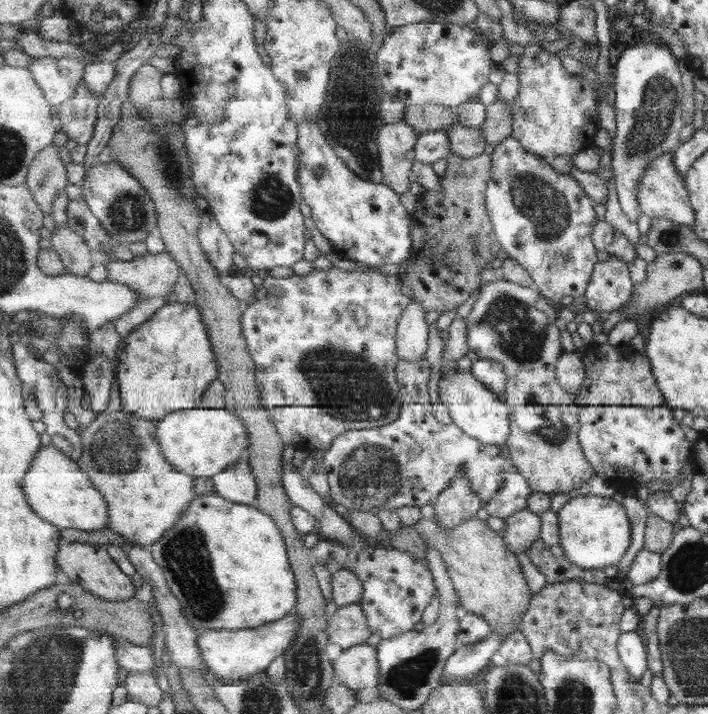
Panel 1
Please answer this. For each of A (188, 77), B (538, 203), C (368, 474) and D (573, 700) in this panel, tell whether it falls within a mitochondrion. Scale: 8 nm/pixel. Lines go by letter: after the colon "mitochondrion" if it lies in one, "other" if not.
A: other
B: mitochondrion
C: mitochondrion
D: mitochondrion

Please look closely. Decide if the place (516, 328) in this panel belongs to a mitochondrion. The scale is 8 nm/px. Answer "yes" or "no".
yes

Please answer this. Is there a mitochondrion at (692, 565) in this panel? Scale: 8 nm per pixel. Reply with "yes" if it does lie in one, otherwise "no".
yes

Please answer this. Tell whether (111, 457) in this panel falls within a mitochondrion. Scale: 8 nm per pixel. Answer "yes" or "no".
yes

